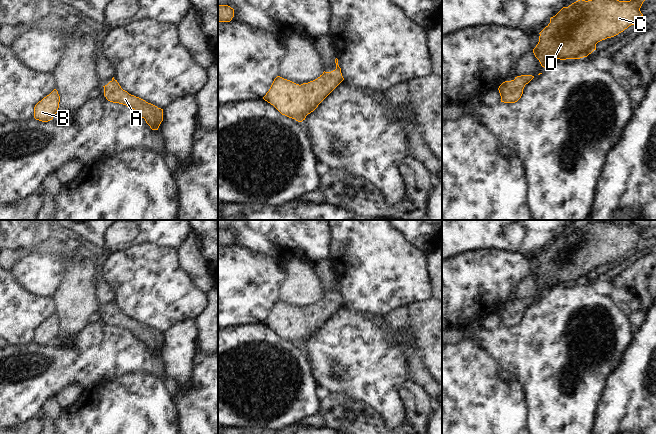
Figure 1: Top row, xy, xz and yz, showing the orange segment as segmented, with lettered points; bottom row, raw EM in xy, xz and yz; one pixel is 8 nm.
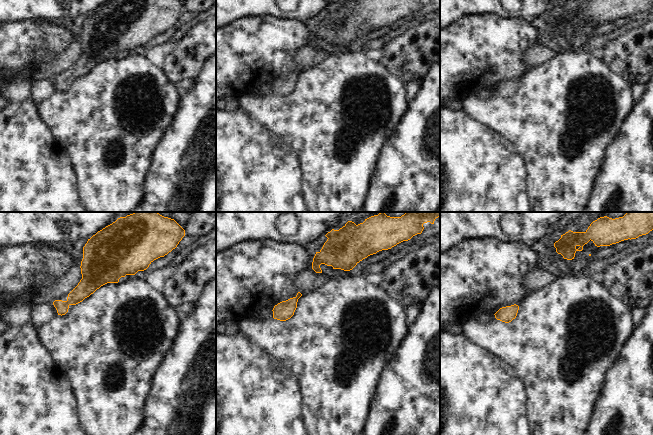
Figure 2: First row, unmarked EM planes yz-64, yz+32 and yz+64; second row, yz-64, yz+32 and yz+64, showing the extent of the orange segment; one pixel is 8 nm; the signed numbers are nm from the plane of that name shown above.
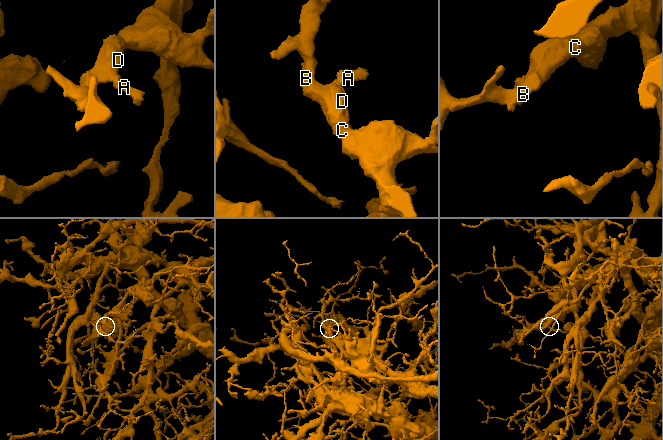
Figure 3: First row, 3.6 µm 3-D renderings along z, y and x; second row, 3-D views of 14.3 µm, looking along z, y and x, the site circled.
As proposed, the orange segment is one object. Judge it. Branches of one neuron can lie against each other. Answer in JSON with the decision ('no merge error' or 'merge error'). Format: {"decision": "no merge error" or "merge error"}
{"decision": "no merge error"}

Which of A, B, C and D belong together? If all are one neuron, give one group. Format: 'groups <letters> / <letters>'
groups A B C D

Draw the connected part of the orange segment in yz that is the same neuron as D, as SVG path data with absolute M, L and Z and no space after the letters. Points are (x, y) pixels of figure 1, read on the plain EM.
M604 220L592 224L578 224L563 231L539 257L539 266L533 273L542 291L558 283L587 281L596 268L614 261L643 240L640 232L646 223L656 220L638 220L630 225L619 225Z

